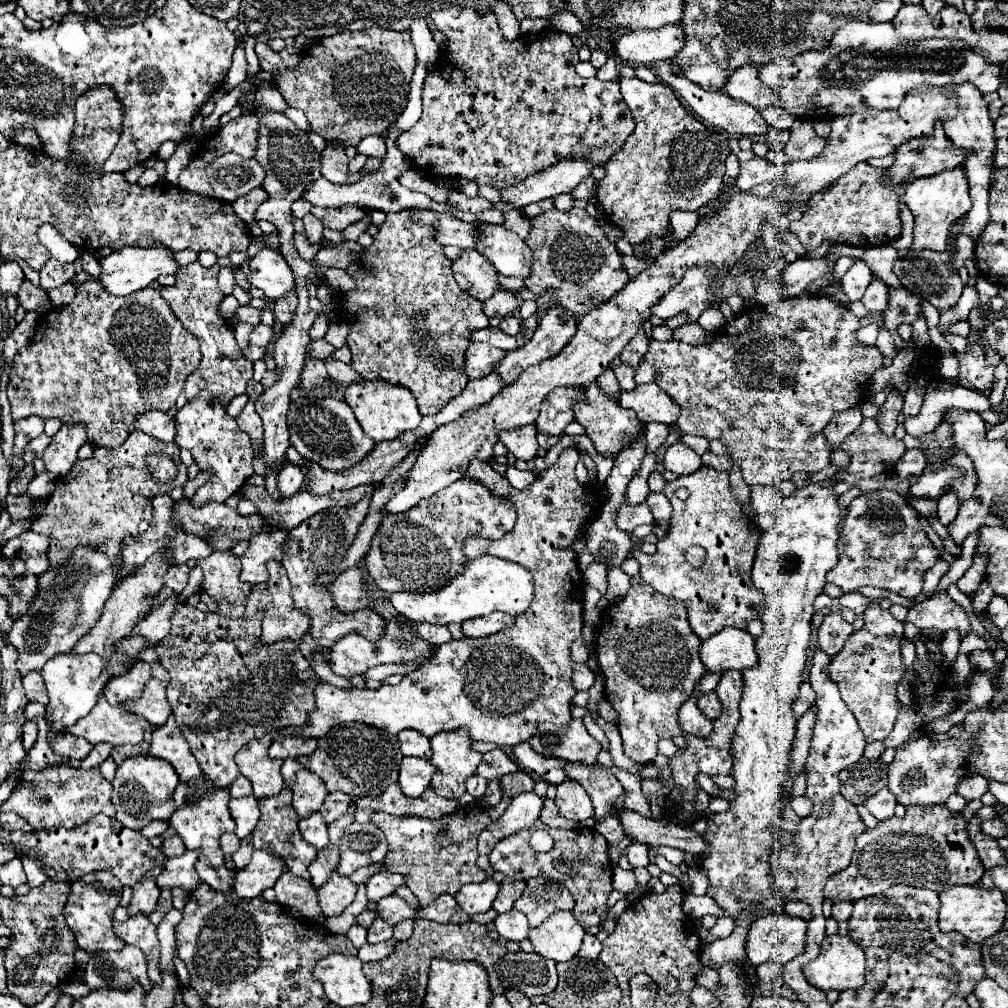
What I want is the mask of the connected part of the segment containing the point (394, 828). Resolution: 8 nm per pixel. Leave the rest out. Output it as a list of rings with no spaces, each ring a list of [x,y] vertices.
[[[478,804],[460,806],[440,820],[374,812],[372,822],[388,840],[388,856],[384,864],[390,872],[404,874],[406,886],[414,892],[420,906],[428,906],[440,894],[454,896],[468,882],[484,882],[488,878],[488,874],[476,866],[476,846],[480,832],[492,824],[492,818],[488,810]]]

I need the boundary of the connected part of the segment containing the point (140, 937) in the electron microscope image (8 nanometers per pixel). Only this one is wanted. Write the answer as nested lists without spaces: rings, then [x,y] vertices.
[[[130,916],[126,922],[114,922],[114,932],[126,944],[134,944],[142,948],[148,960],[148,978],[152,984],[160,984],[160,944],[156,938],[156,926],[148,920],[148,916]]]

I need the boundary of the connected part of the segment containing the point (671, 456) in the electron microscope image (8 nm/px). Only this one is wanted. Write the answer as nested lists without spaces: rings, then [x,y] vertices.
[[[680,442],[672,444],[664,454],[664,468],[678,476],[688,476],[696,472],[700,466],[702,466],[700,456]]]

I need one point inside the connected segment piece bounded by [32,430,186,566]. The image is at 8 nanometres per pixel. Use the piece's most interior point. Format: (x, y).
(100, 502)

